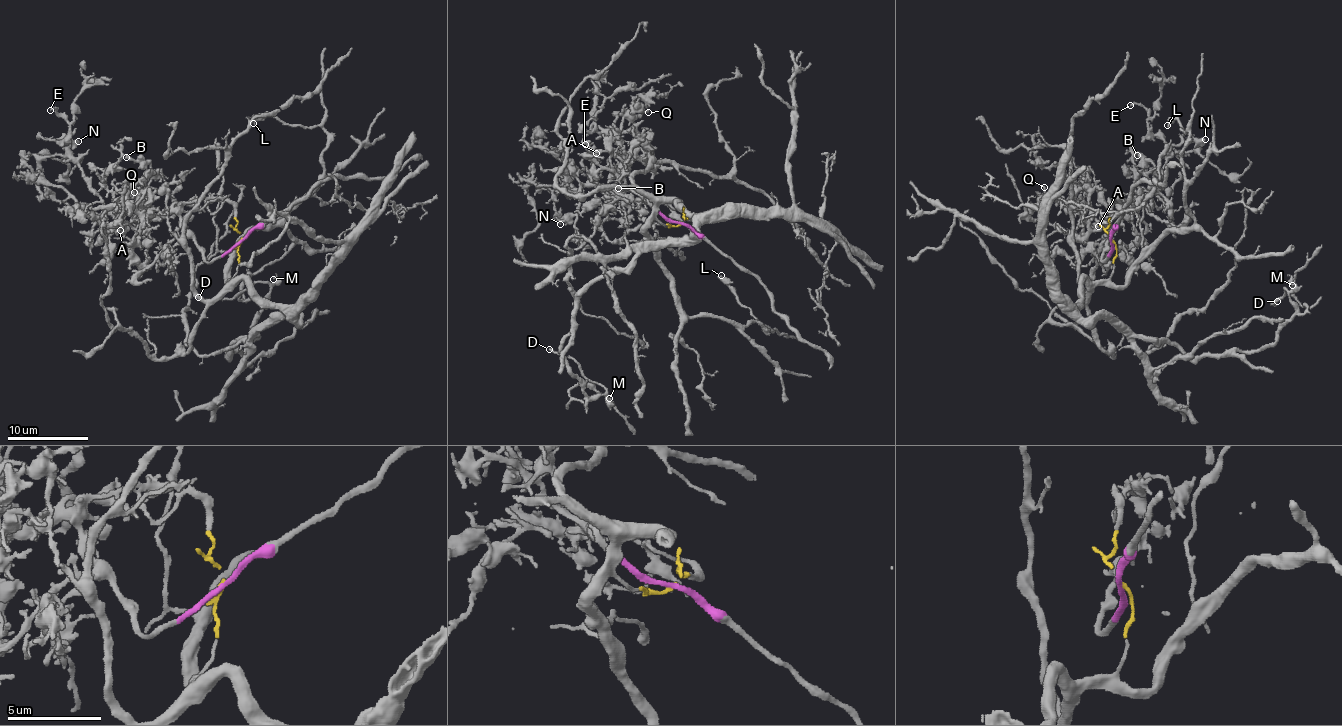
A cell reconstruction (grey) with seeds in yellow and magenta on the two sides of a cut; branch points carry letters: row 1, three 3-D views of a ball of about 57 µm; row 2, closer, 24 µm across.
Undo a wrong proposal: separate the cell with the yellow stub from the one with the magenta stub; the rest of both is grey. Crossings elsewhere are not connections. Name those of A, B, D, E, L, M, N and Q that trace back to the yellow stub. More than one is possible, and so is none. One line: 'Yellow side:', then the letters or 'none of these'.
Yellow side: D, L, M

